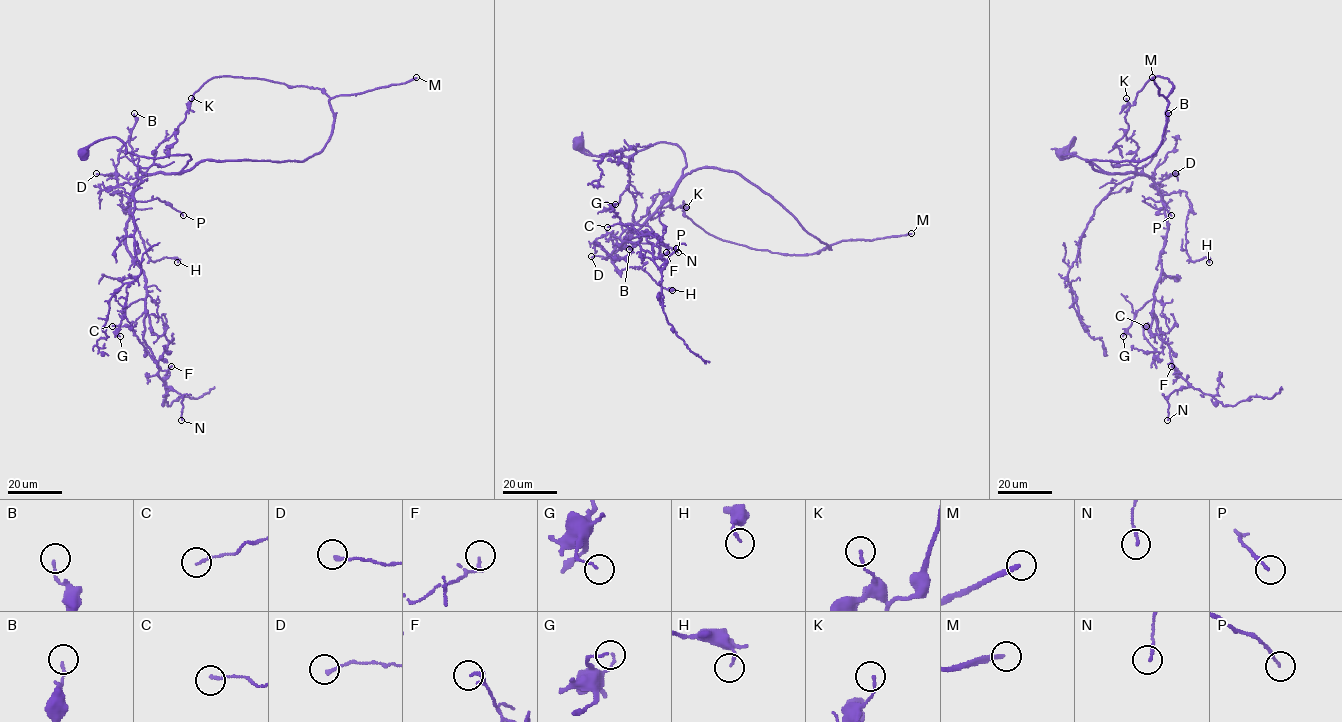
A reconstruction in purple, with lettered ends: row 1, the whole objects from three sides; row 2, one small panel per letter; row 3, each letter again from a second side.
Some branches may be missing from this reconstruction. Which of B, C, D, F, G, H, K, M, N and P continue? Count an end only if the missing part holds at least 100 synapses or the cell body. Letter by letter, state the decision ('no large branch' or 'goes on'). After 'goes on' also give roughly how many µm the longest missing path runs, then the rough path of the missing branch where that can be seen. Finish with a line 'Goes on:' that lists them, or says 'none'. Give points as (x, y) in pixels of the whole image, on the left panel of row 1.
B: no large branch
C: no large branch
D: no large branch
F: no large branch
G: no large branch
H: no large branch
K: no large branch
M: goes on; about 300 µm are missing
N: no large branch
P: no large branch
Goes on: M

